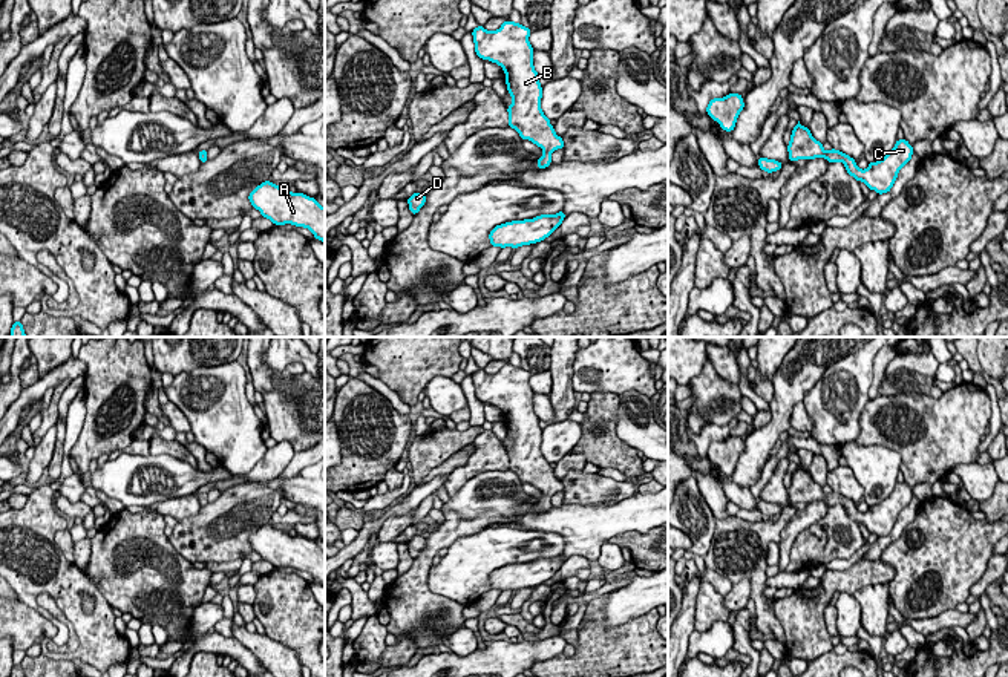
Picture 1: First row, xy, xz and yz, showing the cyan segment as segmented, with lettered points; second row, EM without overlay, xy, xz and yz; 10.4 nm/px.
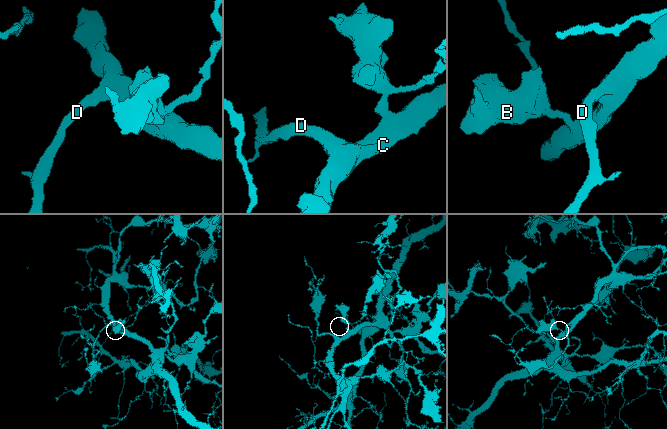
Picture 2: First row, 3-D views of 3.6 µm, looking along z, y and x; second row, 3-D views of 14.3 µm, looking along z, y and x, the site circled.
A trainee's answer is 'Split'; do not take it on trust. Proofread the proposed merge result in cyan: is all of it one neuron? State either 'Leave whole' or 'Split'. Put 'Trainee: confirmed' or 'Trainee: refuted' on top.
Trainee: refuted
Leave whole

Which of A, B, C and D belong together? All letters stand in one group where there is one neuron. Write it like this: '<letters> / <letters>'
A B C D

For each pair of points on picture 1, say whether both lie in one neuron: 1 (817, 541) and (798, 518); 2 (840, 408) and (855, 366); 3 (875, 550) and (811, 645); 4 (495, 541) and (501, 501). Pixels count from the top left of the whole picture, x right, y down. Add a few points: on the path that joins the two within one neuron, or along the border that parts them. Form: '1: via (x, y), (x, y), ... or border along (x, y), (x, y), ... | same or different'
1: border along (829, 506), (823, 516), (795, 538), (789, 559) | different
2: via (840, 397), (844, 385), (852, 377) | same
3: border along (864, 555), (878, 559) | different
4: border along (510, 524), (515, 527) | different

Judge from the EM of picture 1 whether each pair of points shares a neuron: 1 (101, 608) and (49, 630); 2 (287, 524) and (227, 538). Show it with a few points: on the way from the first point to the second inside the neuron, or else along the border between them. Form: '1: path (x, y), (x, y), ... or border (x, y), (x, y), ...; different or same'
1: border (49, 637), (45, 637), (40, 644); different
2: border (274, 510), (268, 523); different

